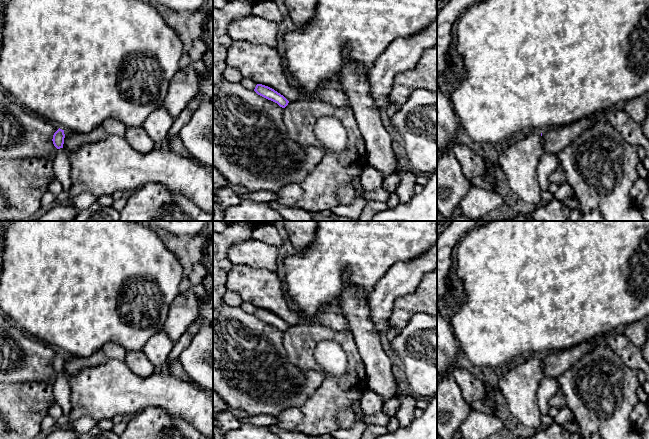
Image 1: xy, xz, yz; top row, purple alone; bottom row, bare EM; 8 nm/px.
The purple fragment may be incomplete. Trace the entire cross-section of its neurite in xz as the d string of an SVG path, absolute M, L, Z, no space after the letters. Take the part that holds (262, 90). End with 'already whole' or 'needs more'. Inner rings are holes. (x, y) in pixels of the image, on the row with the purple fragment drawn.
M257 84L254 91L258 95L277 103L282 108L285 108L289 103L283 95L268 86Z; already whole

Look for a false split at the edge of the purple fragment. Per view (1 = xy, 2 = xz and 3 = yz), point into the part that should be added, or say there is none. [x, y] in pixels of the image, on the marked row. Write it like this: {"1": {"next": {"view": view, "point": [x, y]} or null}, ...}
{"1": {"next": null}, "2": {"next": null}, "3": {"next": null}}

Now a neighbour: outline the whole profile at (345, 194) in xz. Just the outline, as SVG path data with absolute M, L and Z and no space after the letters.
M341 185L336 192L339 205L351 205L354 201L357 191L354 185Z

